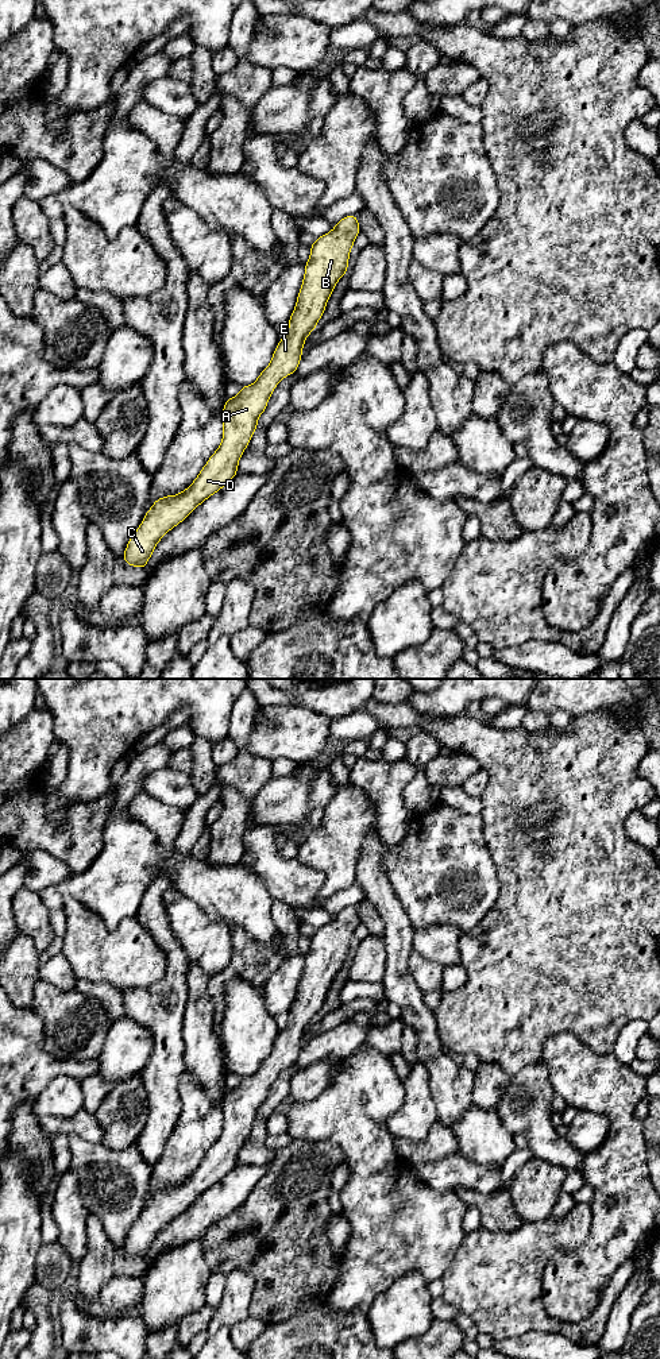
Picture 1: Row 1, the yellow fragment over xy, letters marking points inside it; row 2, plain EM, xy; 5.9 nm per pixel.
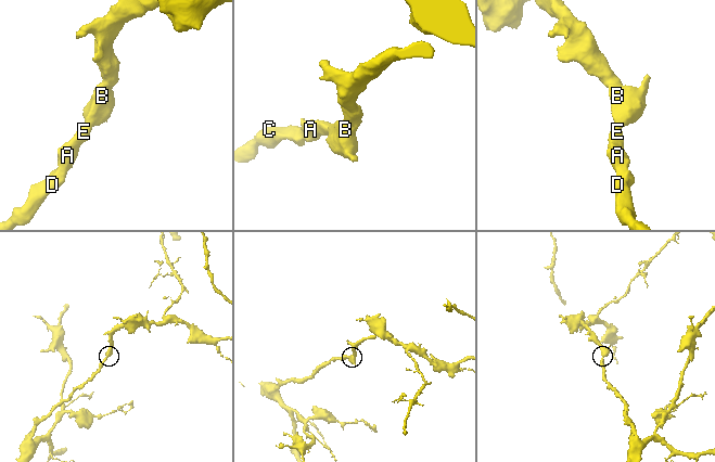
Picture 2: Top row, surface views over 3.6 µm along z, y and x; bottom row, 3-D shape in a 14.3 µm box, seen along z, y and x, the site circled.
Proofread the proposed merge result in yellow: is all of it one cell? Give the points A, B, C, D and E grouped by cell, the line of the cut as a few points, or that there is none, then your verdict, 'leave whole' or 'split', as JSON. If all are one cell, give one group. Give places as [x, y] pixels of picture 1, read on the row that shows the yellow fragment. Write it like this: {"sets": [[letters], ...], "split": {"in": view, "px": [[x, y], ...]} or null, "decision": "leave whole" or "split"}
{"sets": [["A", "B", "C", "D", "E"]], "split": null, "decision": "leave whole"}

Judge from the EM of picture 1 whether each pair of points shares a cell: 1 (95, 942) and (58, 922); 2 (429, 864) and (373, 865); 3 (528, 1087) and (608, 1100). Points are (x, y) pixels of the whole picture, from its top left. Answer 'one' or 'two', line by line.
1: two
2: two
3: two

